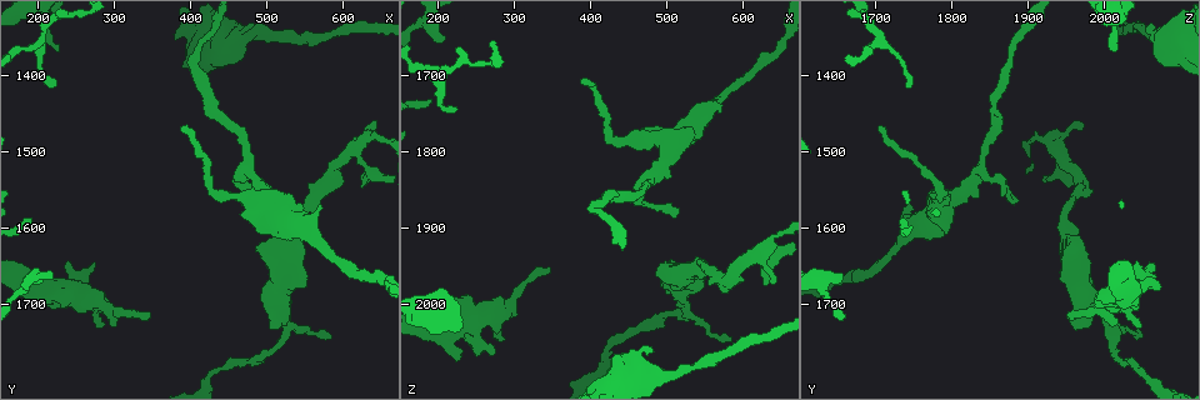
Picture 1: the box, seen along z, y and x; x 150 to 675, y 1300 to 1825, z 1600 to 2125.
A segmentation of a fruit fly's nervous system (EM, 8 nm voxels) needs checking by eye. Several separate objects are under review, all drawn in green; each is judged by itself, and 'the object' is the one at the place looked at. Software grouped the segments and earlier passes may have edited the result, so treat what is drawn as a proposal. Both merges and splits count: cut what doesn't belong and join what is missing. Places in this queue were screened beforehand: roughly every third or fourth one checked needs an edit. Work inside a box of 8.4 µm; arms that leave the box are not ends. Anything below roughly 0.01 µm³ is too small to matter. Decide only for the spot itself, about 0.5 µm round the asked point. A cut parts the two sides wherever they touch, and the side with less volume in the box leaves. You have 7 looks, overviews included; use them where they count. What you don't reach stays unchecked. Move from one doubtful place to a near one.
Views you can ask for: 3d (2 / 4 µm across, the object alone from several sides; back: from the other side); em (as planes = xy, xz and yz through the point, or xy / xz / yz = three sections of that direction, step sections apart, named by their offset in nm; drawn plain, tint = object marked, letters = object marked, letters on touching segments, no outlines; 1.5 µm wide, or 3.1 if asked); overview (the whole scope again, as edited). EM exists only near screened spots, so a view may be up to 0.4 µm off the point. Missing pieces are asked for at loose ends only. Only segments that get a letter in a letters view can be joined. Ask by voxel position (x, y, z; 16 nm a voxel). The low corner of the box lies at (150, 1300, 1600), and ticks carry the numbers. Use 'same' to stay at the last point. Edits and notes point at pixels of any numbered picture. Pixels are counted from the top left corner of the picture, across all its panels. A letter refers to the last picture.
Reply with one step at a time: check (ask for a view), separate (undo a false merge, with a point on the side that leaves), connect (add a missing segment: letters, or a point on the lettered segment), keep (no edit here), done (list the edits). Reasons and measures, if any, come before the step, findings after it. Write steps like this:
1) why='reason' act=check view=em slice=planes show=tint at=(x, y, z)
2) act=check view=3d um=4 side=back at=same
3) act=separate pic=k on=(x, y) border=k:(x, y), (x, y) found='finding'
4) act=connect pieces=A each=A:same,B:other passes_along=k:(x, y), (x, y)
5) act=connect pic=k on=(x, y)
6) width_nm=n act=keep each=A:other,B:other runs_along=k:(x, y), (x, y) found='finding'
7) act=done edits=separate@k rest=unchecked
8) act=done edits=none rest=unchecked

why='tapers out' act=check view=em slice=planes show=plain at=(225, 1415, 1745)

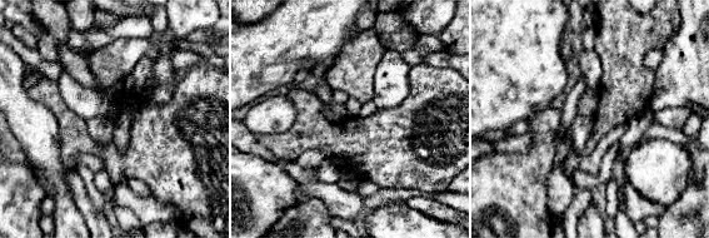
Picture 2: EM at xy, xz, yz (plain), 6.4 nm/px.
act=check view=em slice=planes show=letters at=same

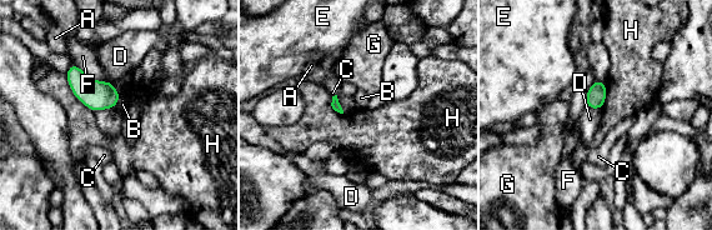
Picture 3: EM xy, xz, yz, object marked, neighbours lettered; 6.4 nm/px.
act=keep each=A:other,B:other,C:other,D:other,E:other,F:other,G:other,H:other border=3:(64, 74), (71, 93), (94, 113) found='none of them fits'

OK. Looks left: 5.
why='an open end' act=check view=3d um=2 at=(510, 1565, 1885)

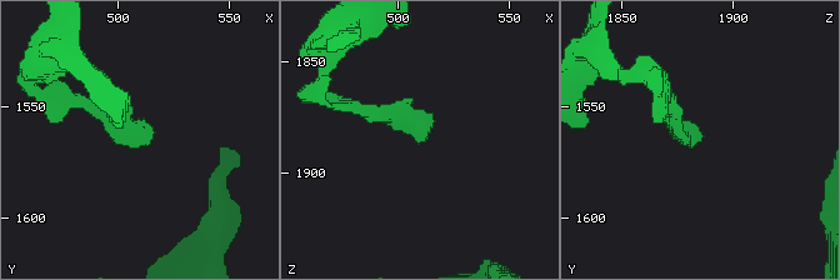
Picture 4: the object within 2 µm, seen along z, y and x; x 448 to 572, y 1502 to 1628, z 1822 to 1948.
act=check view=em slice=planes show=letters at=(512, 1563, 1887)

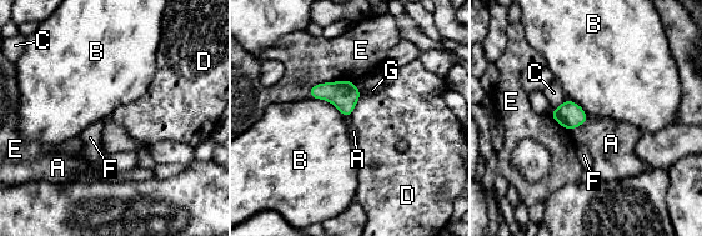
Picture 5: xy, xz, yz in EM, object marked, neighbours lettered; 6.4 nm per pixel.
act=keep each=A:other,B:other,C:other,D:other,E:other,F:other,G:other border=5:(361, 95), (349, 118) found='none of them fits'

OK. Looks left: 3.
why='free end' act=check view=3d um=4 at=(625, 1535, 1970)

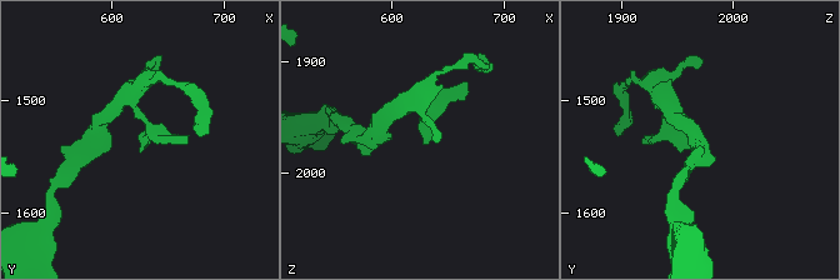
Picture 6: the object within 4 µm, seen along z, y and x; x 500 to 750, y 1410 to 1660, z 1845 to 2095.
why='need the tissue' act=check view=em slice=planes show=letters at=(628, 1538, 1972)

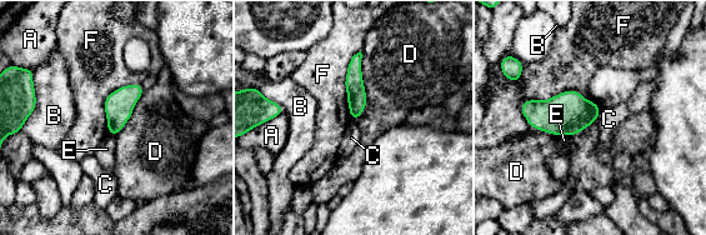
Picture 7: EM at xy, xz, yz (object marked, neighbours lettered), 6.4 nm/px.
longest_contact=F:480nm act=keep each=A:other,B:other,C:other,D:other,E:other,F:other runs_along=7:(357, 58), (352, 115) found='none of them fits'

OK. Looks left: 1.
act=done edits=none rest=unchecked

